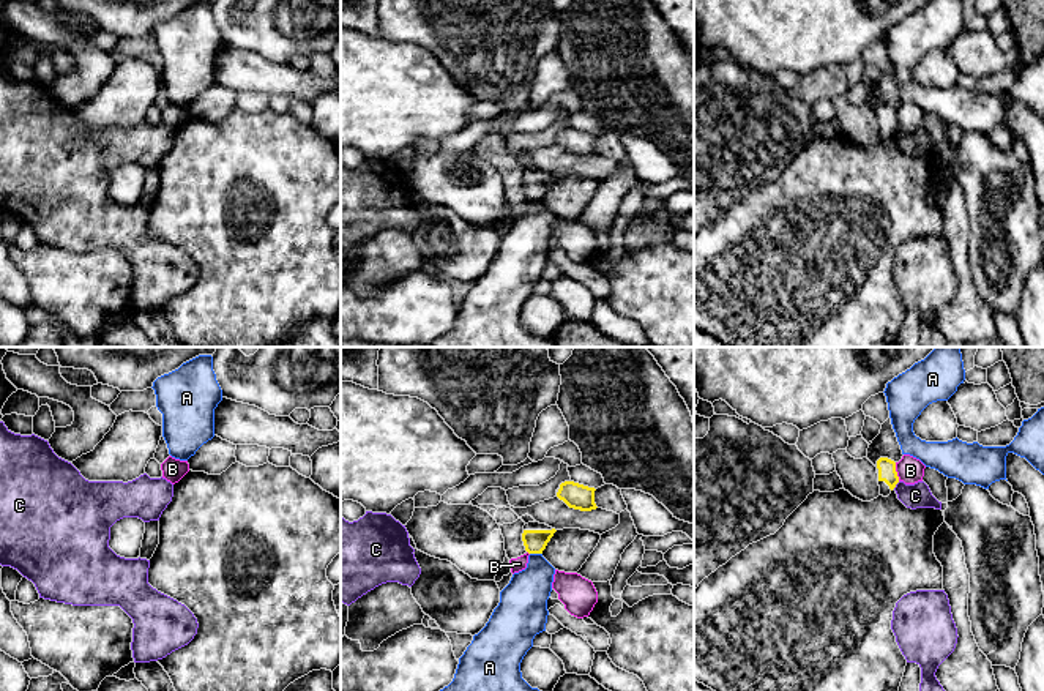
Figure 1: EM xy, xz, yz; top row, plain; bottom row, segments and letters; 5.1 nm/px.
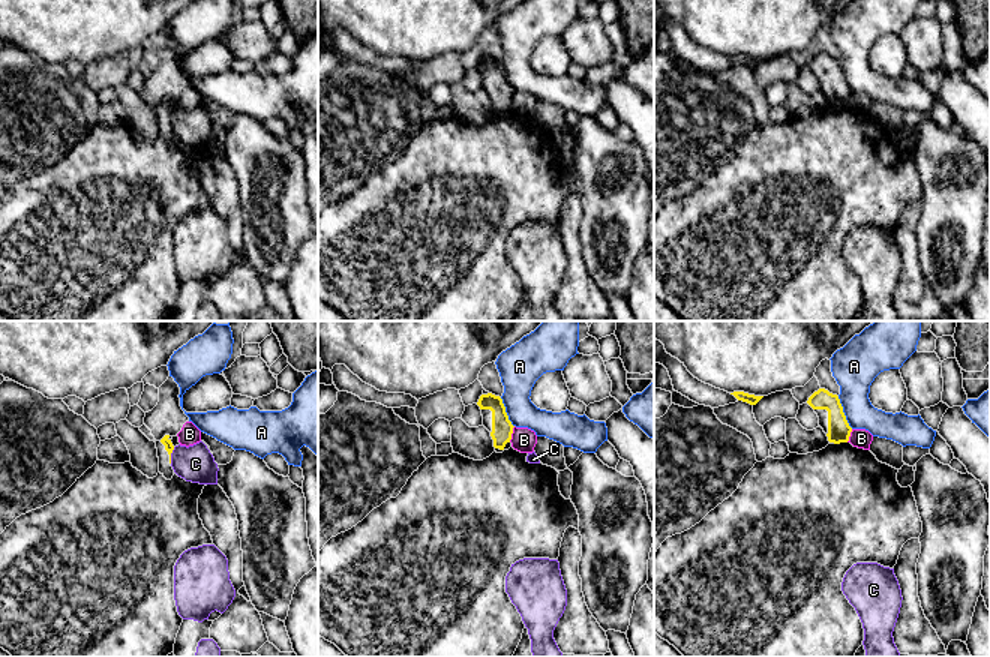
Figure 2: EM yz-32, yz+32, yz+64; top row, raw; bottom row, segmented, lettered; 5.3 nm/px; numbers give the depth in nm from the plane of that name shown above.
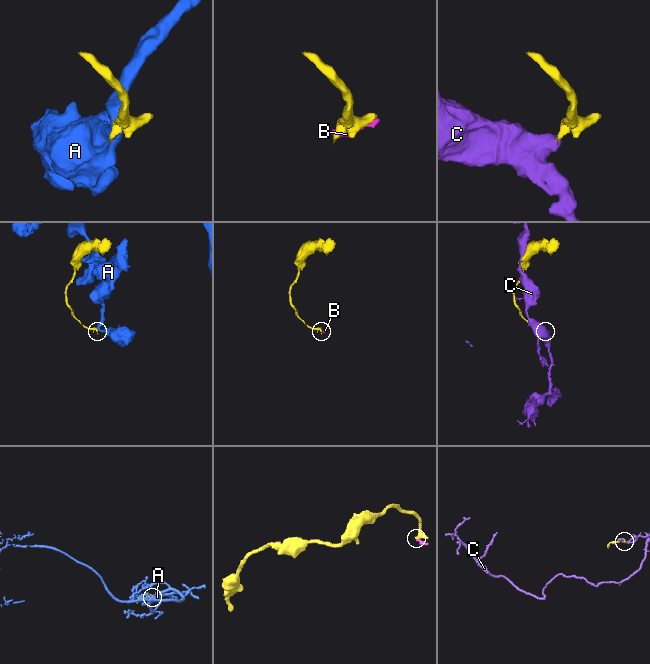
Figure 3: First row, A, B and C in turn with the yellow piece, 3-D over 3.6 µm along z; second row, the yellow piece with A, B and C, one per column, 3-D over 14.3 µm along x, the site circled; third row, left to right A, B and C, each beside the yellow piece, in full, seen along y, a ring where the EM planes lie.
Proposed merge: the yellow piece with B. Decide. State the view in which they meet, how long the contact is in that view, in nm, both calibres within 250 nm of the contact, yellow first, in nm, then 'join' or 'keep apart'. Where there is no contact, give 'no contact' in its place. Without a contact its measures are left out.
contact in yz; length 100 nm; calibres 100 and 140 nm; join

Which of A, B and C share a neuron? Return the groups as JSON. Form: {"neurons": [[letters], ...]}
{"neurons": [["A"], ["B"], ["C"]]}

